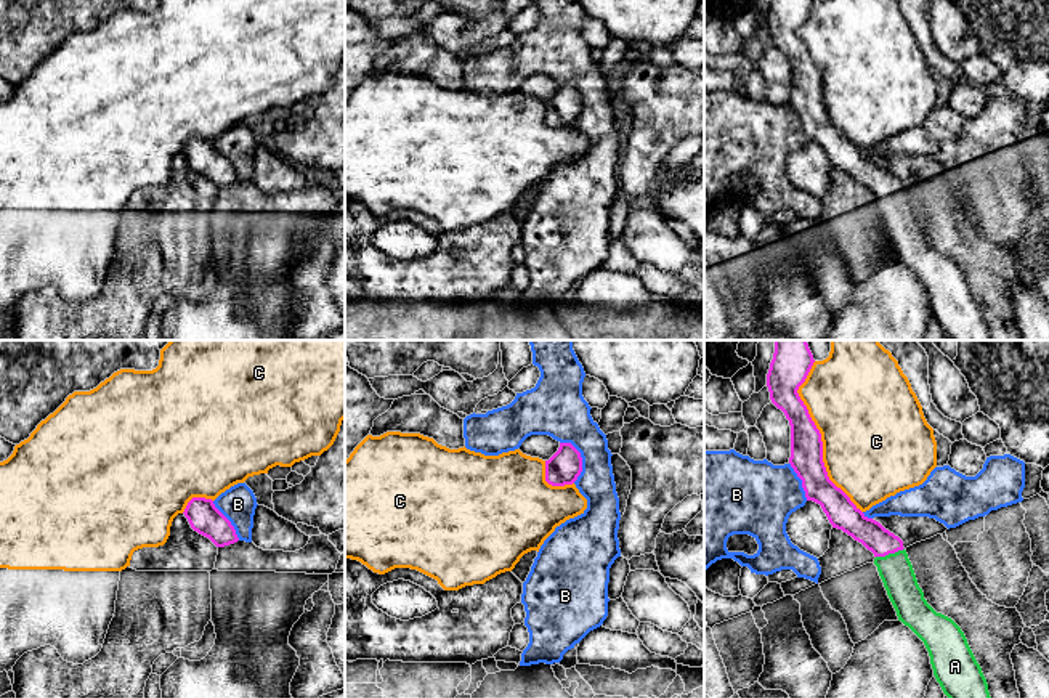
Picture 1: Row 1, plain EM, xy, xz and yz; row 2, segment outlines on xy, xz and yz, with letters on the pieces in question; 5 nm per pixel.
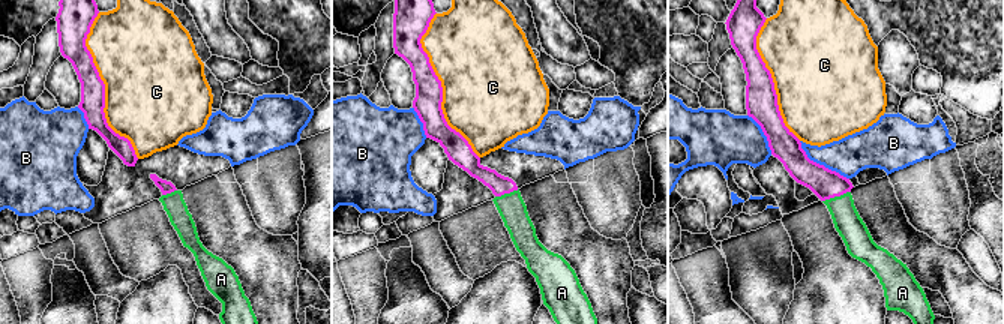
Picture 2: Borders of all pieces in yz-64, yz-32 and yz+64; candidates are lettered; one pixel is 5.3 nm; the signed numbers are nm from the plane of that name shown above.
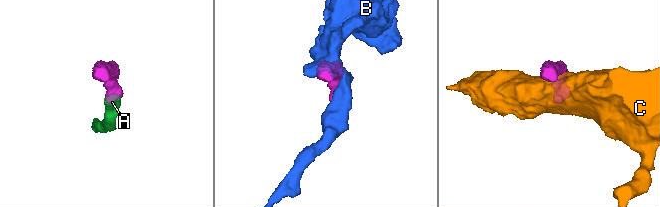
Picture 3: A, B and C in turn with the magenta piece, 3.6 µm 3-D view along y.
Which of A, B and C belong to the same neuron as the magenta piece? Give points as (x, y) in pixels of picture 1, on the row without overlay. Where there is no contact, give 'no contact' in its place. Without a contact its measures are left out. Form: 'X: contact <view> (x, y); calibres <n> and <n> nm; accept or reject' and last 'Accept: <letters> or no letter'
A: contact yz (889, 193); calibres 140 and 170 nm; accept
B: contact xz (581, 98); calibres 170 and 260 nm; reject
C: contact yz (820, 77); calibres 160 and 480 nm; reject
Accept: A

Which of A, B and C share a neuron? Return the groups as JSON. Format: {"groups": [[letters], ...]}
{"groups": [["A"], ["B"], ["C"]]}

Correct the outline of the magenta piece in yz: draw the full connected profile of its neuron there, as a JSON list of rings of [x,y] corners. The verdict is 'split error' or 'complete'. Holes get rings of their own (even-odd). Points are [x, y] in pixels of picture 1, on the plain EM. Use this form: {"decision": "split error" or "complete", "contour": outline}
{"decision": "split error", "contour": [[[772,0],[767,27],[772,43],[791,66],[789,104],[802,120],[807,141],[821,146],[832,168],[842,170],[874,194],[874,205],[898,262],[925,286],[934,316],[950,340],[991,340],[986,319],[961,268],[924,239],[903,181],[868,159],[828,117],[821,74],[797,30],[815,0]]]}

